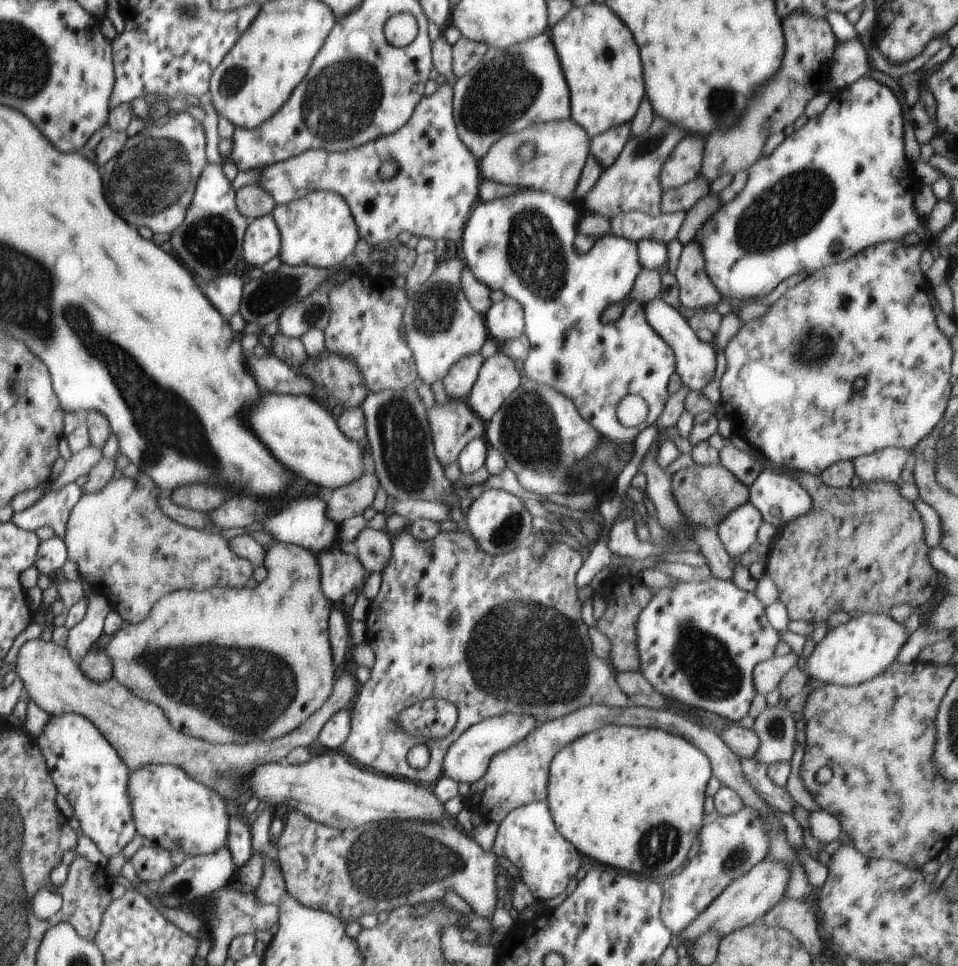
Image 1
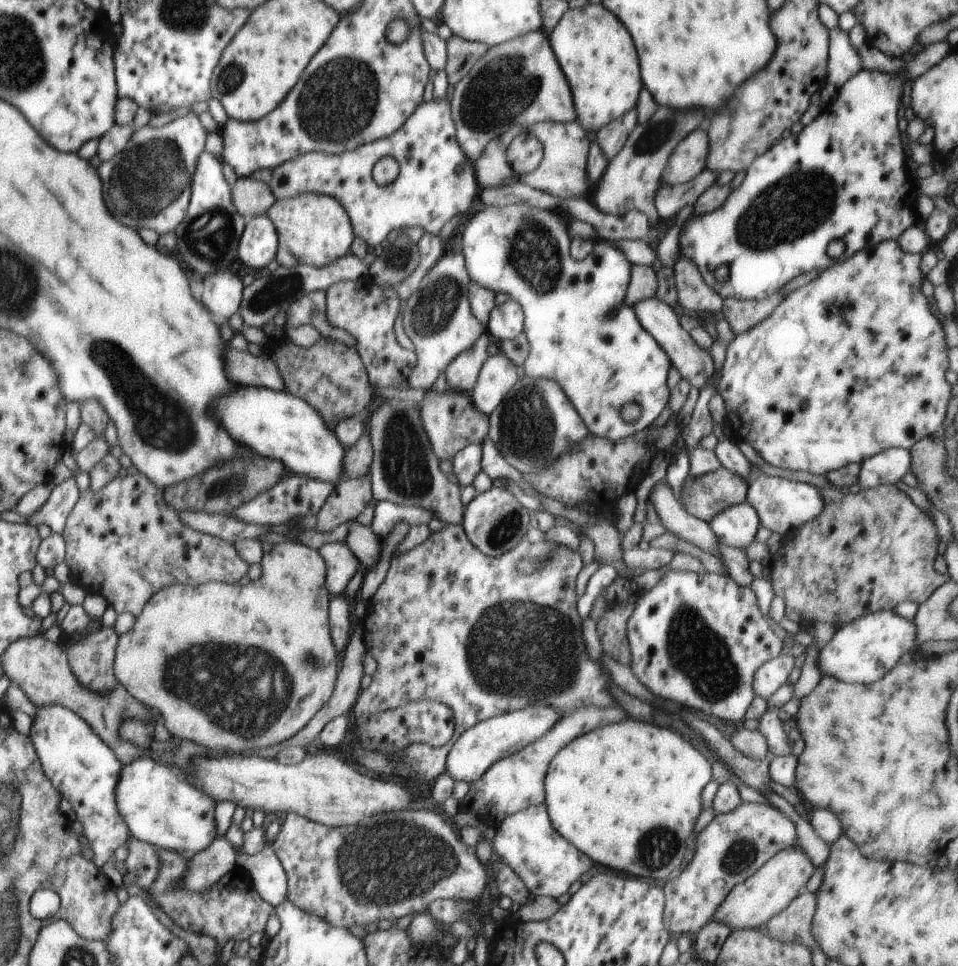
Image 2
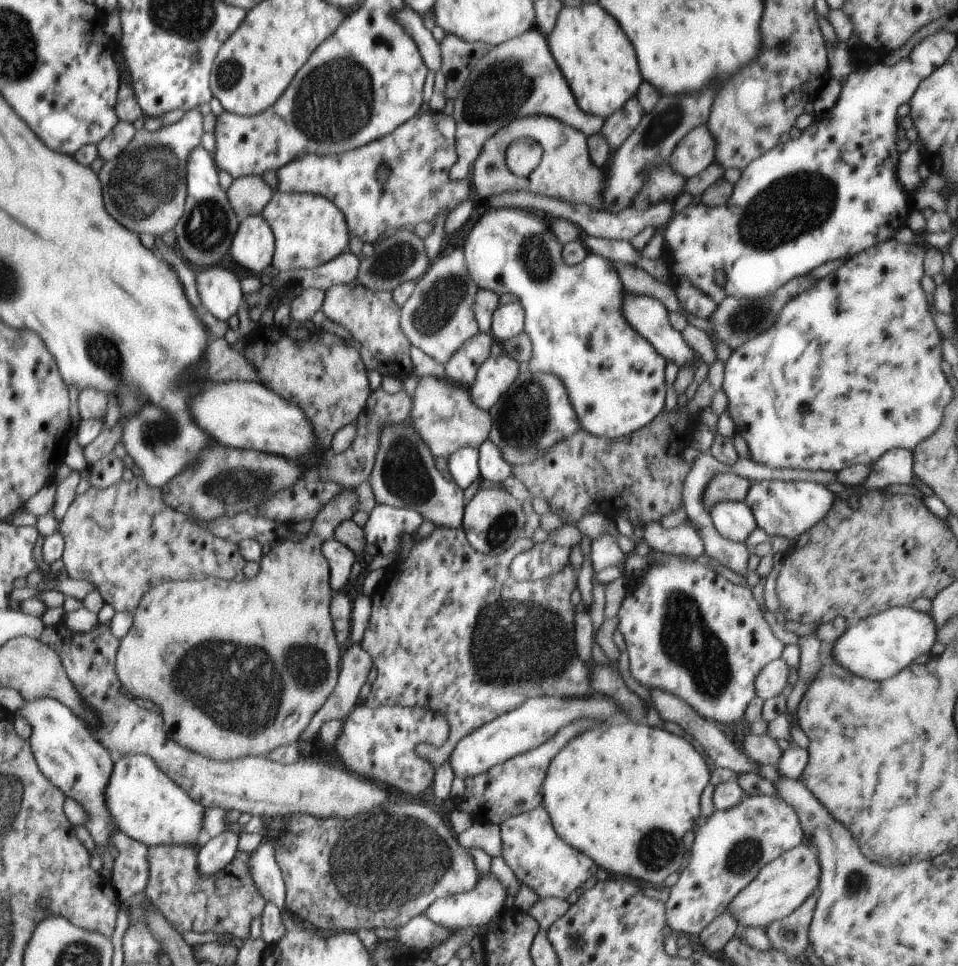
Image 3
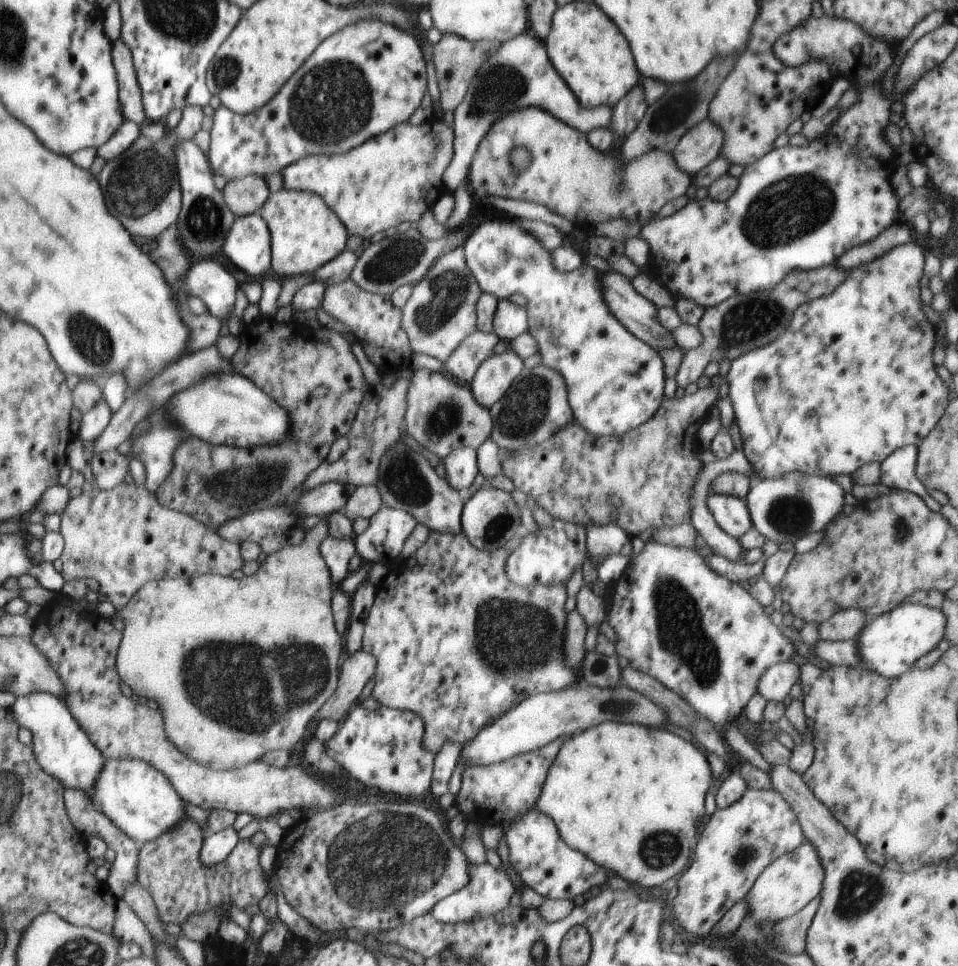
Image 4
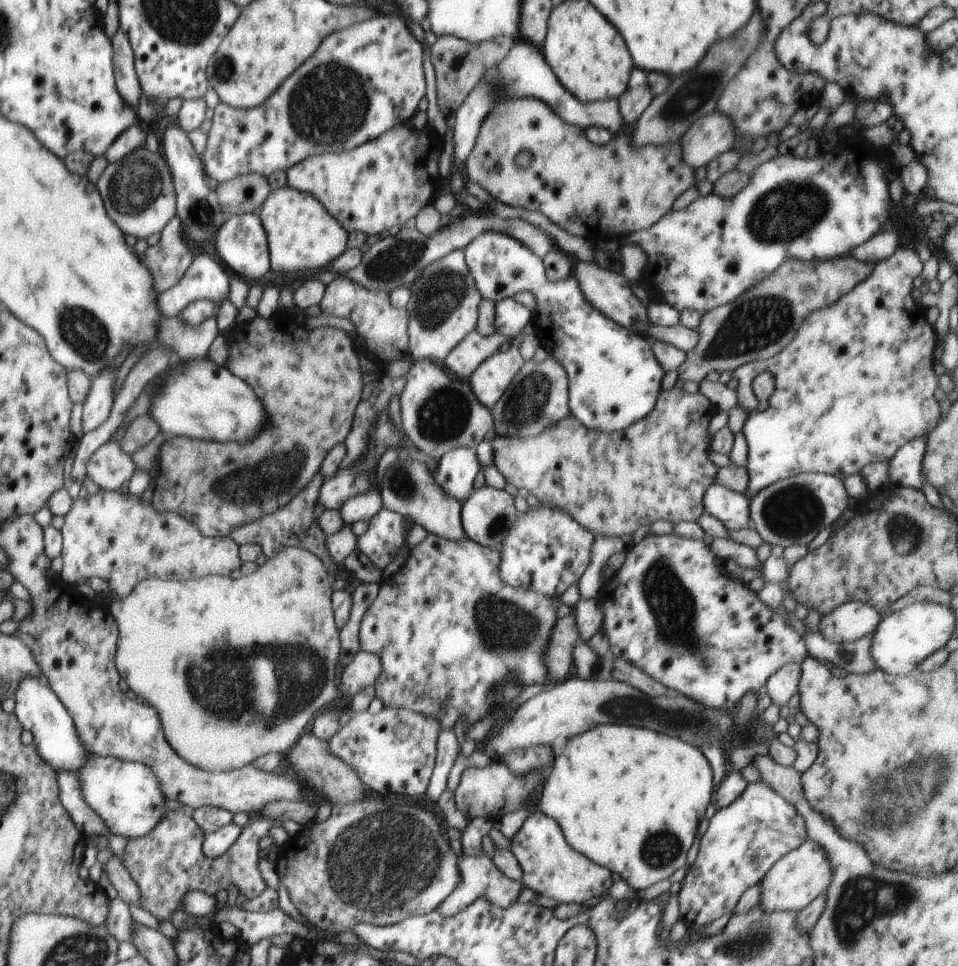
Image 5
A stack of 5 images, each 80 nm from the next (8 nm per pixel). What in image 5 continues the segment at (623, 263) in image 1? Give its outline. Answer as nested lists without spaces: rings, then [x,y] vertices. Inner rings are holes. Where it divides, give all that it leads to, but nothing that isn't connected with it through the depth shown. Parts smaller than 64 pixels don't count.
[[[499,232],[479,234],[464,250],[465,261],[483,299],[504,300],[518,291],[532,291],[537,300],[534,330],[540,347],[559,360],[568,377],[569,409],[584,426],[604,432],[619,431],[644,418],[659,397],[660,383],[665,370],[653,353],[649,338],[624,328],[596,310],[581,293],[578,281],[572,274],[559,281],[550,281],[543,260],[523,243]]]

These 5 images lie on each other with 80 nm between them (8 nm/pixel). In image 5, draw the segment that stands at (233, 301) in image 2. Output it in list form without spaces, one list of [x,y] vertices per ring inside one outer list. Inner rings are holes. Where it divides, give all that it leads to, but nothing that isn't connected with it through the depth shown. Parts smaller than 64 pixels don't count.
[[[199,253],[194,255],[180,282],[158,295],[158,310],[169,317],[179,314],[192,301],[211,300],[220,306],[228,293],[226,270],[208,254]]]

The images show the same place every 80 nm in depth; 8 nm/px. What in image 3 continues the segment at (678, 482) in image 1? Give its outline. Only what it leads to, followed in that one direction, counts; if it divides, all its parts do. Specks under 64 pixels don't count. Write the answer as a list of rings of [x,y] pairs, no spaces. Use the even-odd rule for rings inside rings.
[[[729,470],[716,474],[706,490],[704,490],[704,496],[702,496],[702,502],[704,502],[704,508],[711,510],[713,506],[716,506],[718,502],[742,502],[745,501],[748,495],[752,482],[746,478],[742,478],[736,470]]]

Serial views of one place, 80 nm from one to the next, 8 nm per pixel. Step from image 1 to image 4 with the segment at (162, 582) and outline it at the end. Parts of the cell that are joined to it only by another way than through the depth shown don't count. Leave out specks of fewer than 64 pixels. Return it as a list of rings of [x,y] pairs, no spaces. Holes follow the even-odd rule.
[[[122,482],[110,490],[94,486],[89,492],[70,498],[61,514],[59,532],[64,541],[62,578],[66,583],[80,578],[95,578],[100,583],[100,592],[109,596],[116,611],[130,601],[144,583],[166,578],[195,579],[199,574],[210,572],[230,577],[232,572],[243,568],[238,543],[222,538],[218,532],[186,513],[160,505],[155,493],[148,492],[145,486],[136,487],[134,483],[127,485]]]

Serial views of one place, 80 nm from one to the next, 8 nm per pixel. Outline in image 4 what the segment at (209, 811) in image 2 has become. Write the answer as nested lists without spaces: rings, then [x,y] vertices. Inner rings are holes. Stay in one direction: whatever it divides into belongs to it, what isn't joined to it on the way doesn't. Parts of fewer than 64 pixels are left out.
[[[105,759],[103,770],[99,774],[99,779],[95,780],[95,787],[90,795],[96,806],[116,825],[116,828],[139,844],[154,840],[163,832],[171,831],[172,827],[177,827],[188,818],[184,815],[183,799],[168,778],[151,764],[140,759]]]

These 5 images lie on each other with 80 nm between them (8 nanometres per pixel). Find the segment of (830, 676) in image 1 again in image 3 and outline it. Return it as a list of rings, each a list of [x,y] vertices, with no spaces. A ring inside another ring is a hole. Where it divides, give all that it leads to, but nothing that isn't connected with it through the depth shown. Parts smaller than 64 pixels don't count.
[[[910,605],[891,608],[848,625],[846,632],[829,647],[829,657],[858,678],[882,682],[913,664],[918,656],[930,652],[937,634],[930,614],[914,610]]]

